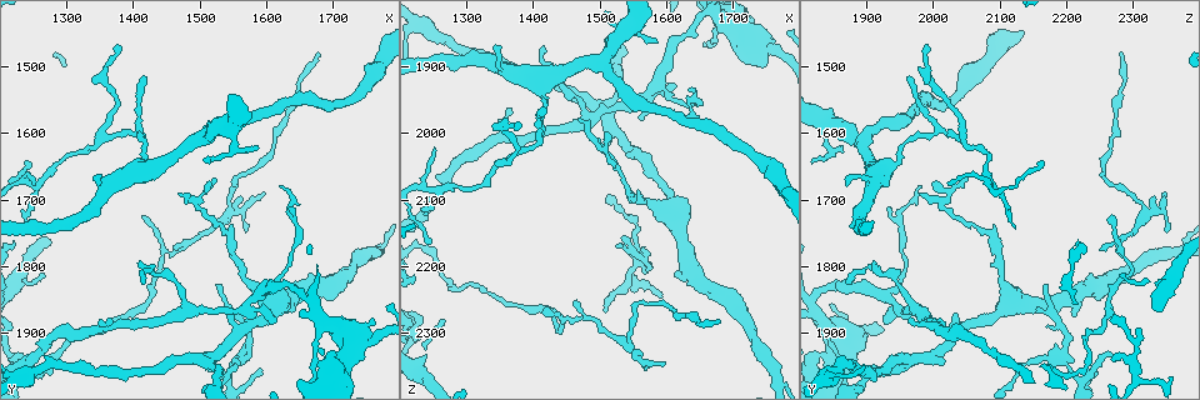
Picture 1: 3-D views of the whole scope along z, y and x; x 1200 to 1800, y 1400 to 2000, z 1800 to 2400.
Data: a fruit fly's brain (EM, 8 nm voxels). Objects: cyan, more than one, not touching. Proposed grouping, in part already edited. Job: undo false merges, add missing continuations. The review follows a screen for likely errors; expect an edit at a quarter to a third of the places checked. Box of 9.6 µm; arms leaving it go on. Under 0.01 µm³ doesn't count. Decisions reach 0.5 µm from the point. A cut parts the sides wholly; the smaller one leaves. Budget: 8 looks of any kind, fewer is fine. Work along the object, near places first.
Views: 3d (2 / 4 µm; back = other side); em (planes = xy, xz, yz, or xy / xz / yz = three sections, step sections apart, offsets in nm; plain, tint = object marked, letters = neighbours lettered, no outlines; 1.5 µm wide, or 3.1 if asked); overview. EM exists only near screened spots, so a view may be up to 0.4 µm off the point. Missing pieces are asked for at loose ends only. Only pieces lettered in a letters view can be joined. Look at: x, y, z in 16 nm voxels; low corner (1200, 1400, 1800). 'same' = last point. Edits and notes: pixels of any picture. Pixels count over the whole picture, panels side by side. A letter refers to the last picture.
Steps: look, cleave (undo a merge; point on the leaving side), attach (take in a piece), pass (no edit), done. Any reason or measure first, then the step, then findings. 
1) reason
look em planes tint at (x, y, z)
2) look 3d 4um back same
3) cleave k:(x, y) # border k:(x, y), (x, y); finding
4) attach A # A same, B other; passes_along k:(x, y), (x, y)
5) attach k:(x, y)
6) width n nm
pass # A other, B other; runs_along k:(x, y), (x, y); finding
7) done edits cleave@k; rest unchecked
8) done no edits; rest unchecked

branch stops here
look em planes letters at (1680, 1485, 2280)

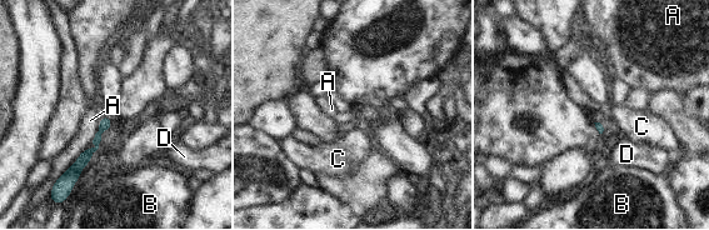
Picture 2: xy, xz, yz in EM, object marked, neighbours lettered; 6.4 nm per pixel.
pass # A other, B other, C other, D other; runs_along 2:(105, 119), (96, 146), (64, 189); none of them fits

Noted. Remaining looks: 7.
look em xy step 4 letters at (1240, 1645, 2170)

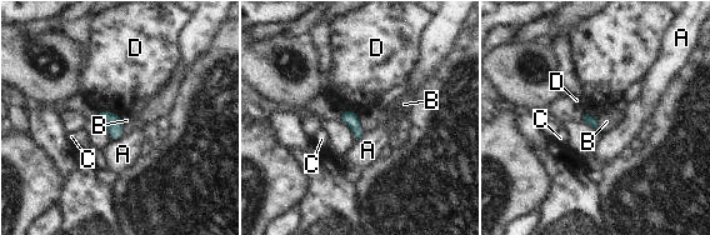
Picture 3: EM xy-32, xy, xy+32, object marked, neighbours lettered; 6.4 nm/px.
pass # A other, B other, C other, D other; none of them fits

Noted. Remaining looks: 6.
free end
look 3d 4um at (1255, 1675, 2020)

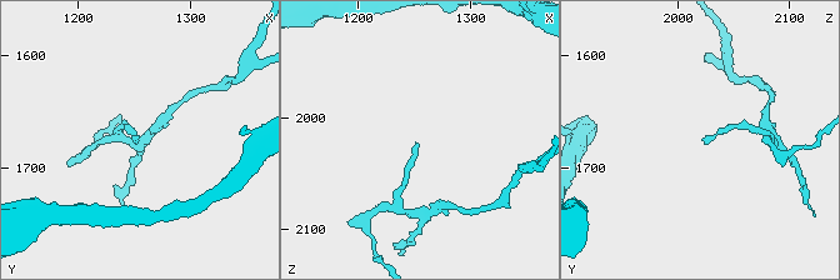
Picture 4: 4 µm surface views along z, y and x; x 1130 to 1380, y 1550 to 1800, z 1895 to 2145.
look em yz step 8 tint at (1252, 1676, 2024)

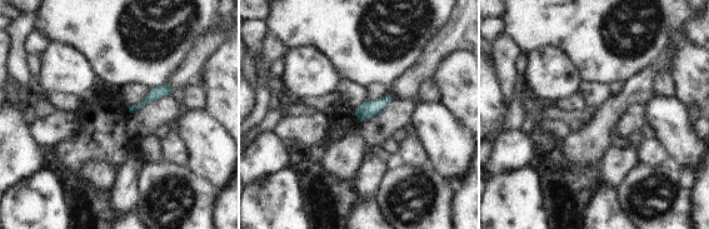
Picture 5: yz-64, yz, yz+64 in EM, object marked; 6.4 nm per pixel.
see the neighbours
look em yz step 8 letters same

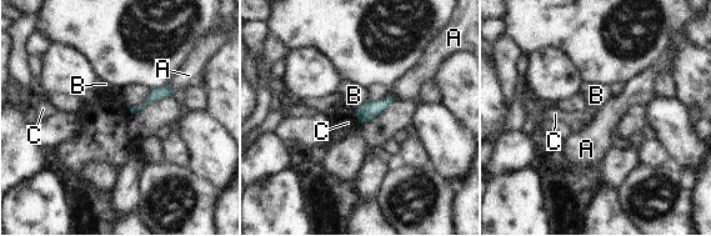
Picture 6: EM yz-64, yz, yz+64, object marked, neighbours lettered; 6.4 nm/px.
attach C # A other, B other, C same; the neuron continues

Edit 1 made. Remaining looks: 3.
done edits attach@6; rest unchecked

